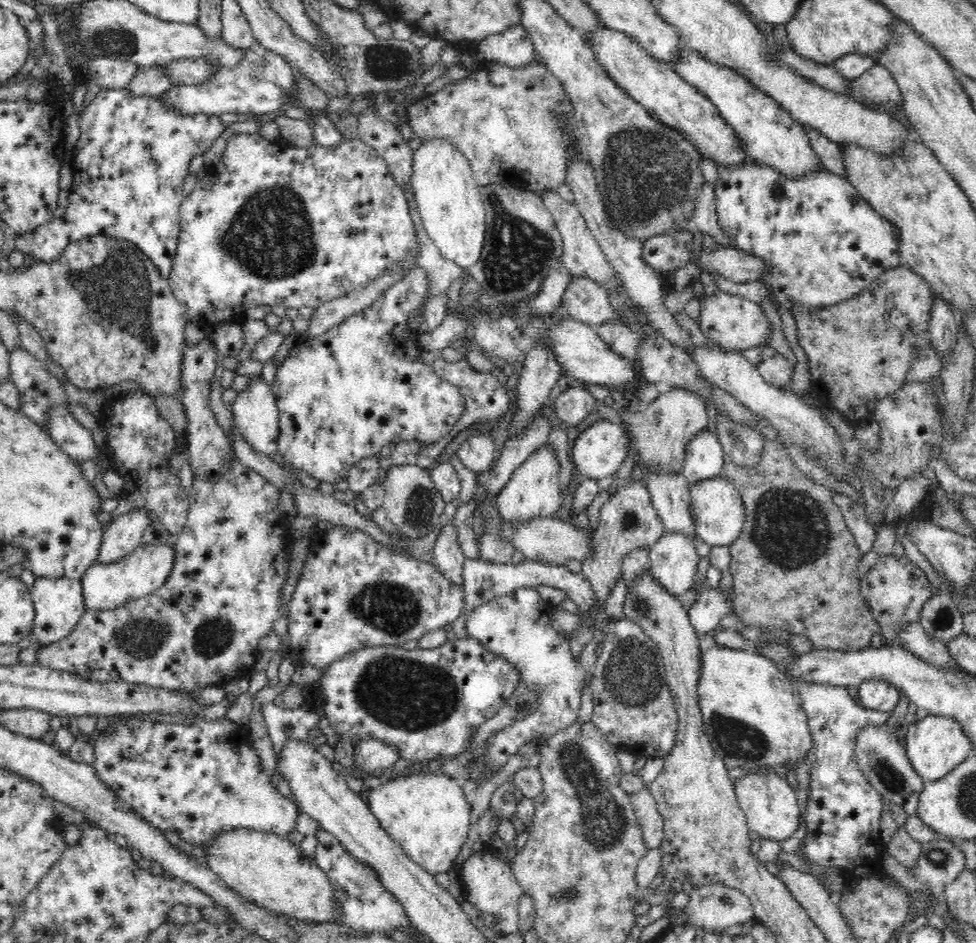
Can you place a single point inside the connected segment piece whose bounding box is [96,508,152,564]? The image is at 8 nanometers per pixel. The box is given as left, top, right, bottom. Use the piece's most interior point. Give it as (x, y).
(122, 536)

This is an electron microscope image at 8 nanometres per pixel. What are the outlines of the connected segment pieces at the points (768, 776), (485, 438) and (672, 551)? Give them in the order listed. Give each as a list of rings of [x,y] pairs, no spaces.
[[[746,770],[746,776],[733,783],[739,807],[746,815],[747,825],[753,836],[758,835],[760,838],[780,842],[789,839],[796,832],[801,821],[801,812],[797,805],[795,790],[788,781],[773,775],[771,771],[751,774]]]
[[[485,426],[482,432],[474,432],[467,437],[457,451],[457,455],[462,464],[474,473],[490,472],[494,460],[494,438],[491,428]]]
[[[666,531],[661,539],[658,539],[649,548],[649,569],[654,579],[668,593],[678,599],[686,596],[696,581],[696,565],[700,556],[694,547],[692,536],[684,533]]]

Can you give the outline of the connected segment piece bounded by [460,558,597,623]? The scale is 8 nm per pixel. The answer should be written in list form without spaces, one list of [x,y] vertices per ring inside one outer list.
[[[466,559],[463,564],[463,589],[467,594],[465,610],[462,612],[460,623],[467,620],[476,608],[492,602],[498,596],[511,594],[518,588],[535,587],[539,584],[553,586],[563,590],[568,599],[573,600],[574,604],[580,609],[578,616],[585,618],[589,611],[597,604],[596,596],[592,591],[590,581],[586,579],[583,572],[573,573],[565,565],[548,565],[527,560],[522,564],[501,565],[480,559]]]

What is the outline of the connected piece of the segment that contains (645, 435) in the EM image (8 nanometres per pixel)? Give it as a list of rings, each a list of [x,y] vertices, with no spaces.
[[[683,388],[662,389],[660,396],[649,405],[639,408],[639,411],[618,410],[621,418],[630,424],[630,432],[636,442],[636,452],[639,452],[643,462],[642,474],[652,471],[666,471],[666,473],[680,473],[686,456],[686,446],[696,434],[706,429],[708,417],[706,403],[702,396]]]

